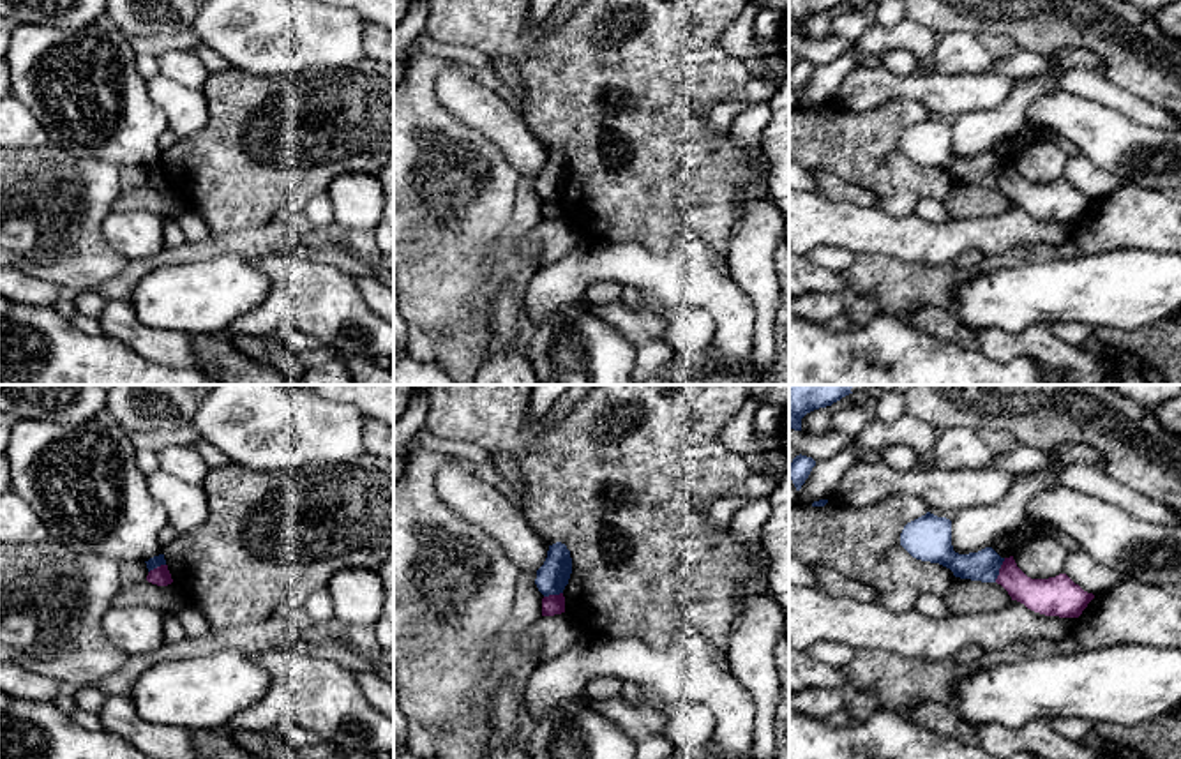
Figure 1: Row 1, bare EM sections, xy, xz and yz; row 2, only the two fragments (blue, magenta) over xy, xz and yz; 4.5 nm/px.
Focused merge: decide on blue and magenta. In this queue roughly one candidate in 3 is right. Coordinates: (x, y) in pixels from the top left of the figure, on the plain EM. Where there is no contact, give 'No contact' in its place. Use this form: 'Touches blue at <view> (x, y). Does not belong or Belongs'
Touches blue at yz (998, 175). Does not belong

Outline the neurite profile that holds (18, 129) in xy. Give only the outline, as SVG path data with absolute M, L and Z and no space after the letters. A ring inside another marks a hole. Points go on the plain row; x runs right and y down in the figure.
M12 95L0 101L0 147L32 148L49 143L49 132Z

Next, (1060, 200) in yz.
M1013 161L1004 162L996 187L1008 196L1012 205L1045 221L1079 222L1094 203L1093 198L1084 196L1066 178L1049 184L1027 182L1017 171Z

